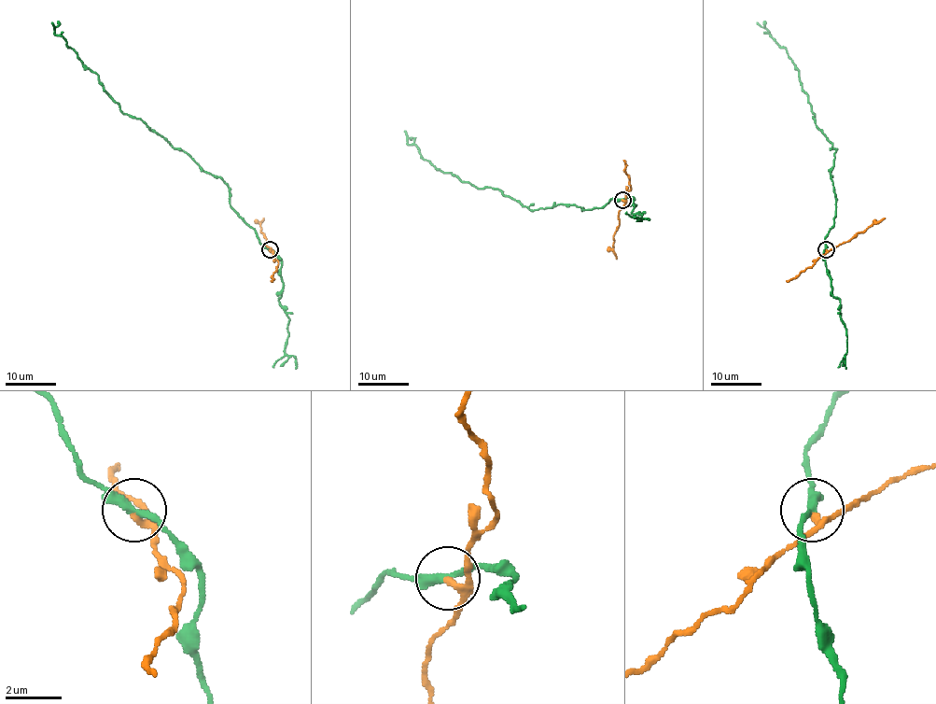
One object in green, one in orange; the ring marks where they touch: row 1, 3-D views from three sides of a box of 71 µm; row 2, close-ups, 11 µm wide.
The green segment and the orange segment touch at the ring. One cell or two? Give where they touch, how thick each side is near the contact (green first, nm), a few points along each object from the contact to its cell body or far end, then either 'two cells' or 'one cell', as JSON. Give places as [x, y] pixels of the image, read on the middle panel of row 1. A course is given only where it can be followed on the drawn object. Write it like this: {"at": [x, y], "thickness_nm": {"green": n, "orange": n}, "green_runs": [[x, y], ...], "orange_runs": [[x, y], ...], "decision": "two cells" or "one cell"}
{"at": [622, 200], "thickness_nm": {"green": 280, "orange": 200}, "green_runs": [[622, 199], [601, 208], [529, 209], [497, 189], [440, 171], [407, 143], [404, 131]], "orange_runs": [[622, 199], [625, 205], [619, 212], [619, 227], [613, 237], [616, 259]], "decision": "two cells"}

